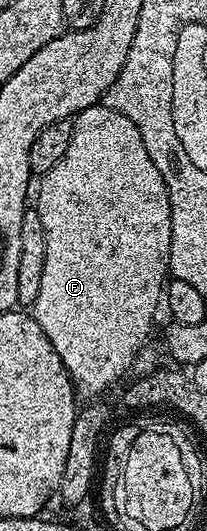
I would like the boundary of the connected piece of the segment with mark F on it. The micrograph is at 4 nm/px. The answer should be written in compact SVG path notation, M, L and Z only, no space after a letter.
M98 103L87 107L82 113L78 113L72 118L73 130L71 131L71 144L67 147L63 159L59 159L59 163L55 163L55 167L51 167L51 171L47 171L40 178L41 186L35 189L35 208L39 219L43 219L43 231L47 235L47 259L43 259L43 284L39 287L39 295L35 299L35 303L31 307L31 316L37 320L39 327L43 327L43 331L47 335L47 339L51 343L51 347L55 347L55 355L59 355L59 359L63 359L63 367L68 371L69 377L73 380L73 387L78 398L89 397L85 399L97 399L100 393L105 393L124 373L128 374L133 367L133 361L137 357L140 349L146 348L149 332L153 329L153 320L157 317L157 305L162 304L167 278L169 272L169 252L171 251L171 199L167 195L167 183L163 183L163 175L159 175L159 167L155 167L155 163L151 159L151 155L147 155L147 147L143 143L143 135L139 135L139 127L135 127L135 123L131 123L131 119L127 119L127 115L123 115L119 111L115 111L111 107L107 107L103 103Z

